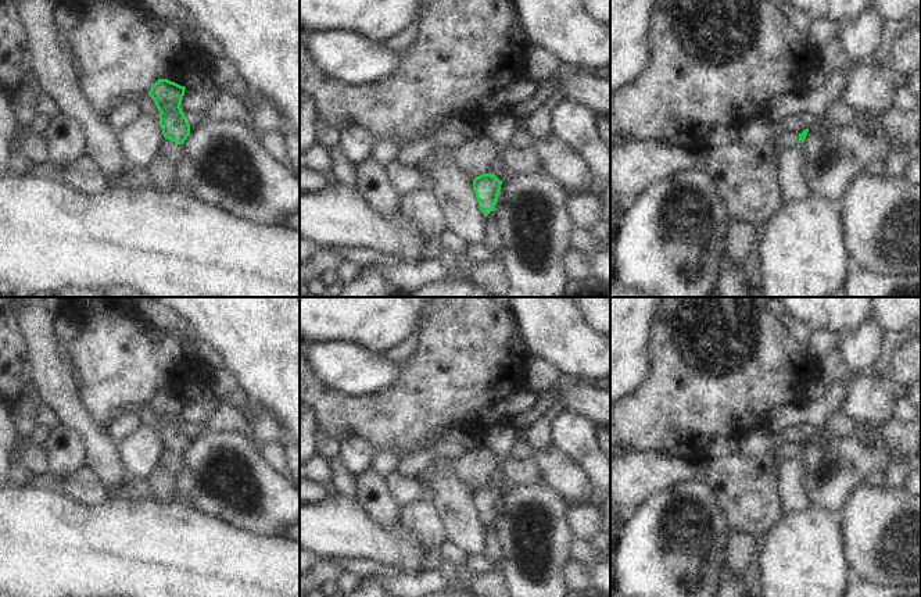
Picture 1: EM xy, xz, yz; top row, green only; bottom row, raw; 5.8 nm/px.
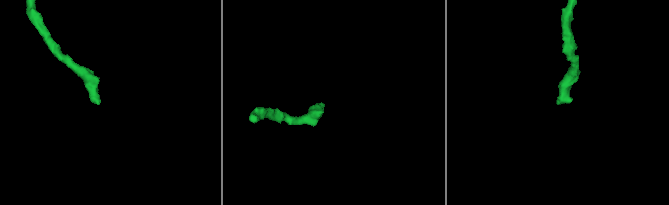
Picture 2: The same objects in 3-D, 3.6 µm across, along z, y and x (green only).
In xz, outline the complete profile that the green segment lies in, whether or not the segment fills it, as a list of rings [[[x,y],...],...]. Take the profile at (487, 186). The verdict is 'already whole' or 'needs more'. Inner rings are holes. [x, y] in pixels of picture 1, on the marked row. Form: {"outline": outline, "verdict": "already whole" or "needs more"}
{"outline": [[[483,174],[473,179],[473,190],[476,193],[479,207],[483,211],[484,217],[495,210],[501,185],[502,180],[491,174]]], "verdict": "already whole"}

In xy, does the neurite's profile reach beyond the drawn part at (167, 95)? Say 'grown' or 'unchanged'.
grown

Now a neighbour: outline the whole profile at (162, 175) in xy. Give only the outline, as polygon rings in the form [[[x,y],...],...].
[[[155,153],[154,158],[146,165],[146,172],[150,178],[151,189],[169,192],[180,186],[176,180],[178,164],[162,161],[158,153]]]

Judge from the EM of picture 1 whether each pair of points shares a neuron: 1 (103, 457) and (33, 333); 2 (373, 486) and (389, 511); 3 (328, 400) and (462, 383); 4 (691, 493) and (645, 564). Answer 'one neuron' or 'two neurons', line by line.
1: one neuron
2: one neuron
3: one neuron
4: one neuron

